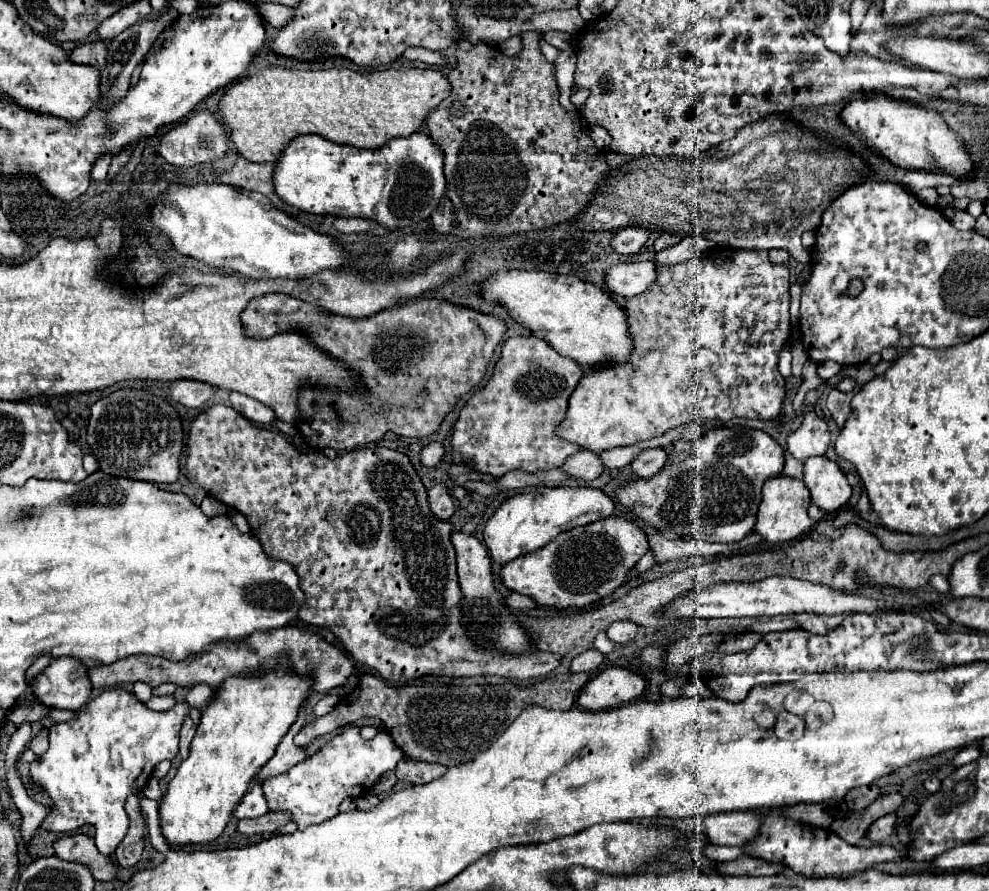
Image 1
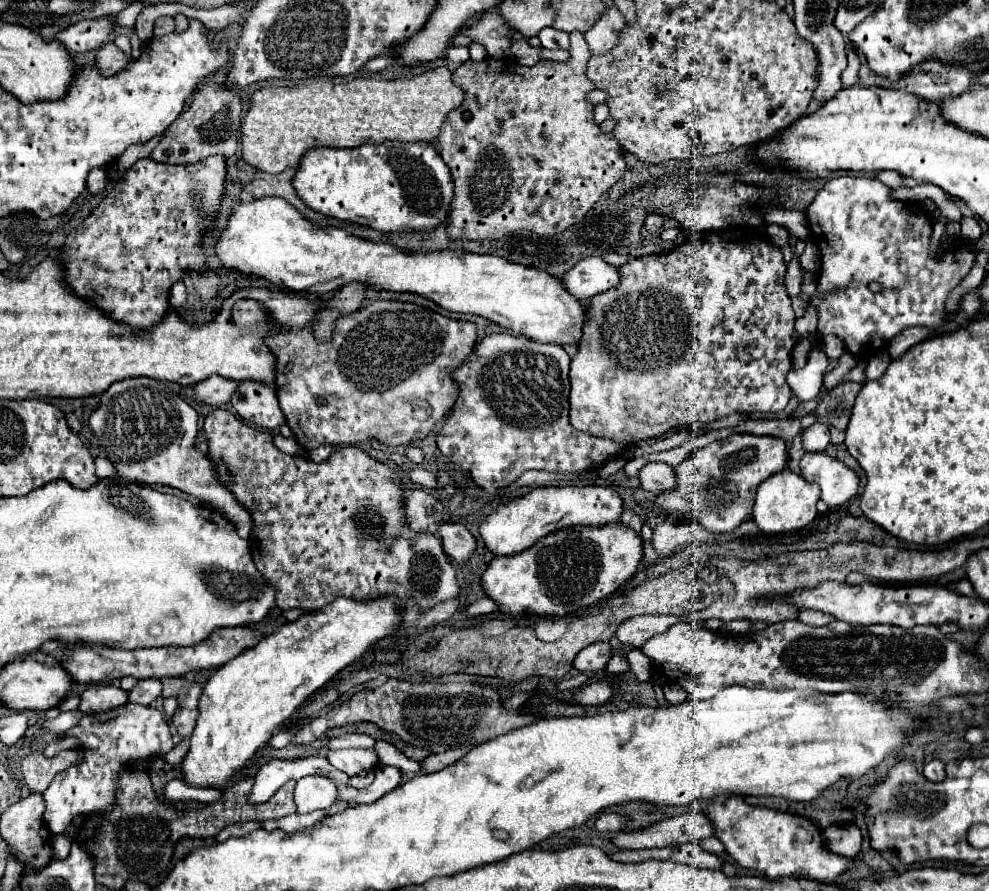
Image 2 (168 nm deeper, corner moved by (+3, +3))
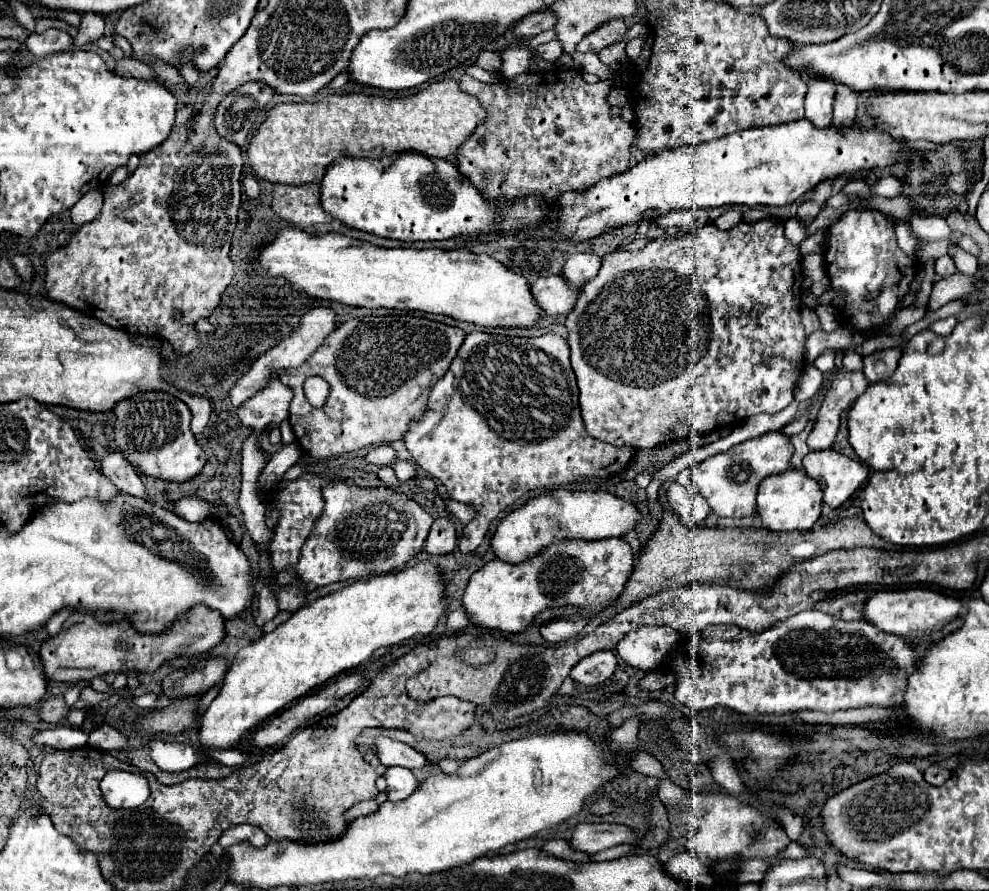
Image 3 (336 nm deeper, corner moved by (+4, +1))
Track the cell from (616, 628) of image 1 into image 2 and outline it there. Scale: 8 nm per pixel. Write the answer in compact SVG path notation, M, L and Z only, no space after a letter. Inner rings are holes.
M635 616L623 622L617 630L617 638L621 644L631 648L641 648L651 636L665 632L673 624L677 624L679 618L675 616Z

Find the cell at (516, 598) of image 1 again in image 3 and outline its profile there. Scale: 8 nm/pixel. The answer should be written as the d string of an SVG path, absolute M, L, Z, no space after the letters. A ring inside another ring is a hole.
M462 606L448 614L448 628L450 628L452 632L458 632L458 630L466 628L468 624L470 624L470 616L466 614L466 610L464 610Z

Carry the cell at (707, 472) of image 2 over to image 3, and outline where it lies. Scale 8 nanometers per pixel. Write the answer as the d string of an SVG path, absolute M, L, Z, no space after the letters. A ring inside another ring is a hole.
M766 432L758 438L740 442L726 452L706 458L694 470L694 480L702 498L708 502L710 512L726 518L744 518L756 510L756 492L760 482L770 474L780 474L790 468L792 444L782 432Z

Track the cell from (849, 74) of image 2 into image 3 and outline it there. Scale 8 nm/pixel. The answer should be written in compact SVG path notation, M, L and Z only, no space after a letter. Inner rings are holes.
M844 84L836 88L836 98L834 98L834 118L832 124L838 128L852 126L856 118L856 108L860 104L860 92L854 92L852 88L846 88Z

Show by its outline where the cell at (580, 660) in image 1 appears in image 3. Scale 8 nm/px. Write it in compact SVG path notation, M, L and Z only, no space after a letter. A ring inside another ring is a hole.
M596 652L586 656L586 660L580 660L572 672L570 678L574 682L592 686L592 684L602 684L612 678L616 670L616 656L614 652Z

